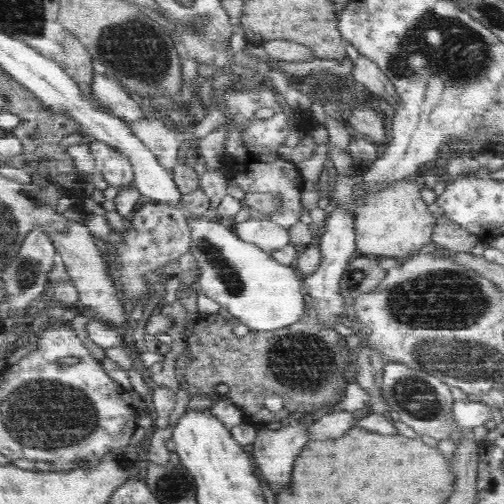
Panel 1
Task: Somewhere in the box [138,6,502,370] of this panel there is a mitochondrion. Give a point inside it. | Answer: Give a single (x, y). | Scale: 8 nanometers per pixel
(460, 57)

